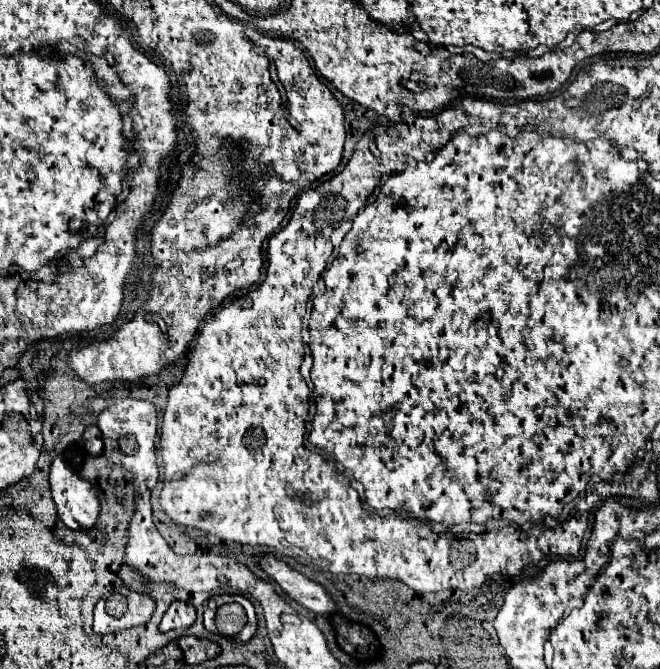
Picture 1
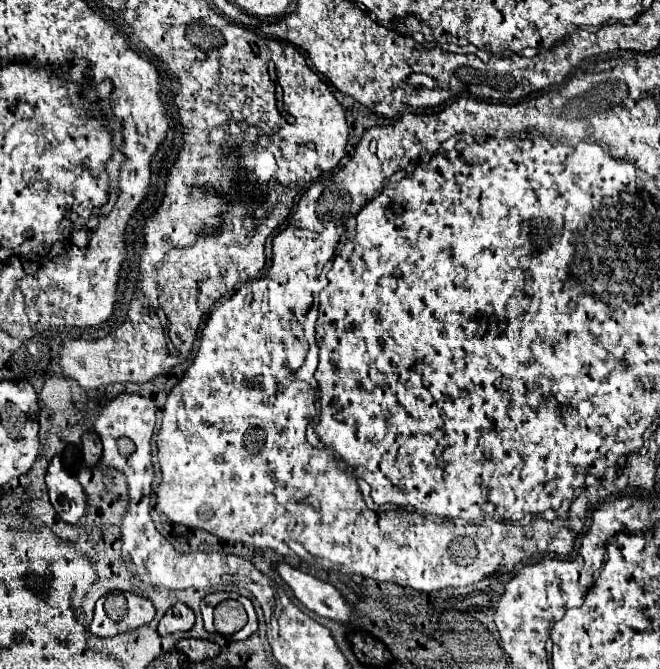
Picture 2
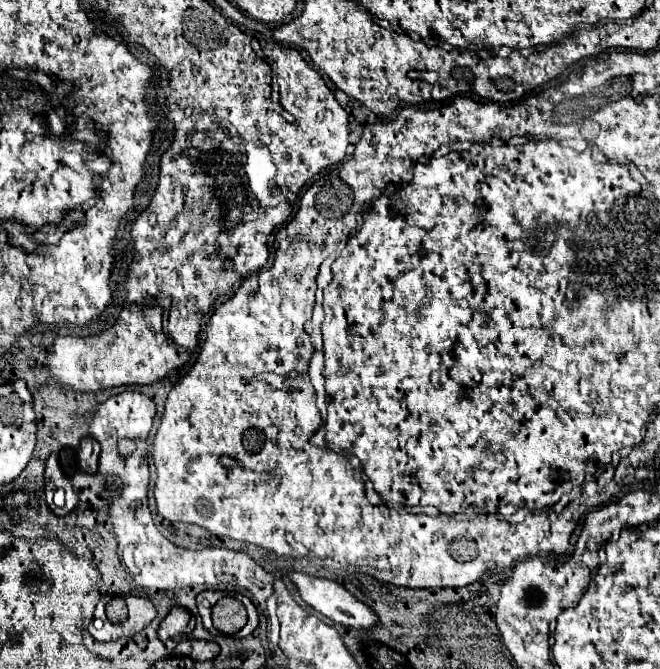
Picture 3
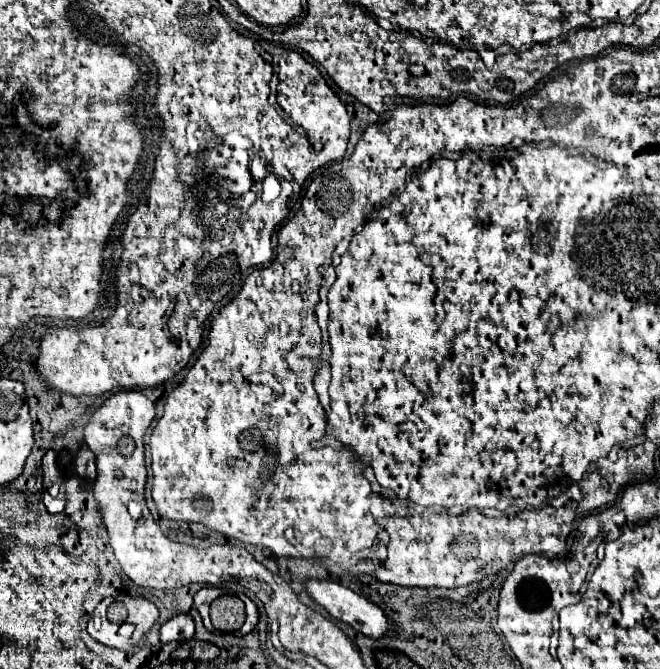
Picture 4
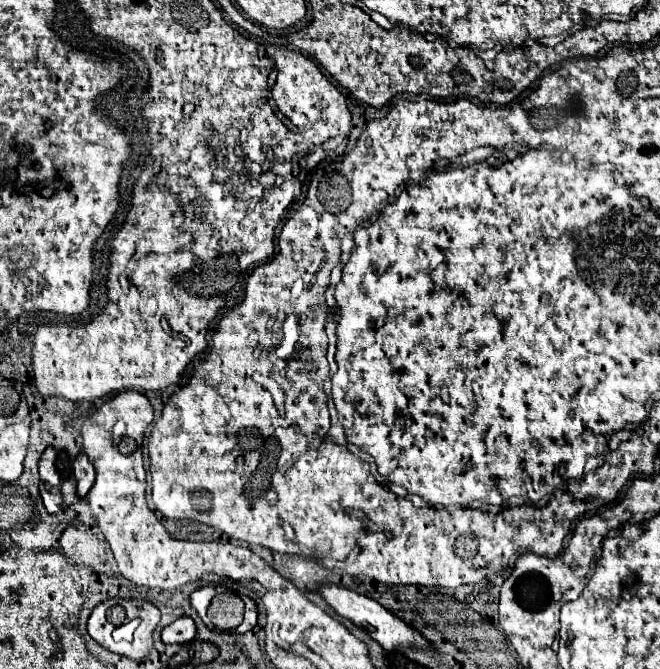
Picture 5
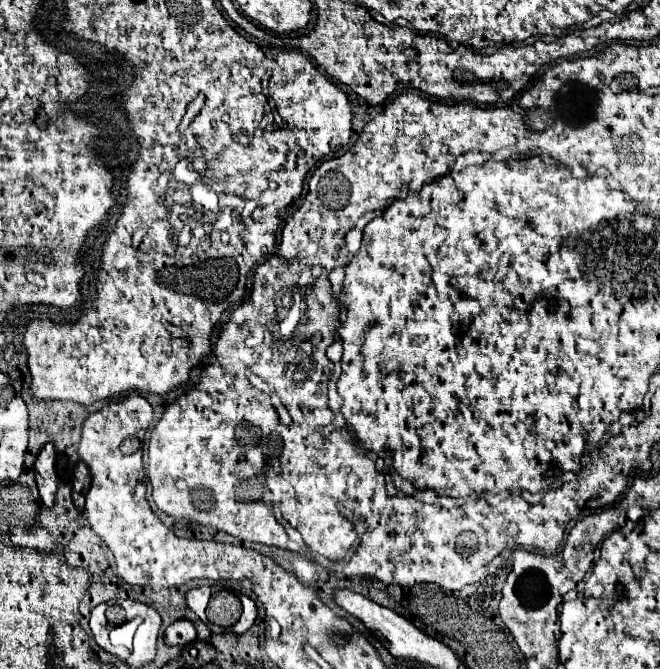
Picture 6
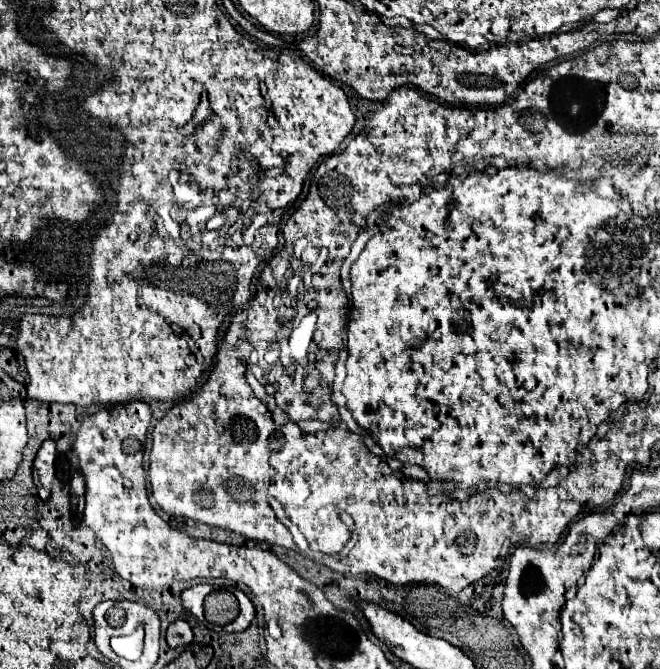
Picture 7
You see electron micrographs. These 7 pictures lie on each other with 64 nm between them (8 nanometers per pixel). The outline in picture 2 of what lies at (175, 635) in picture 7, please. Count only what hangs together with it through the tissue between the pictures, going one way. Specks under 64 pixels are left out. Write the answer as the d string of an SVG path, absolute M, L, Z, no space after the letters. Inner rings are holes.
M174 604L158 624L158 634L168 636L180 630L190 630L194 626L194 612L186 604Z

